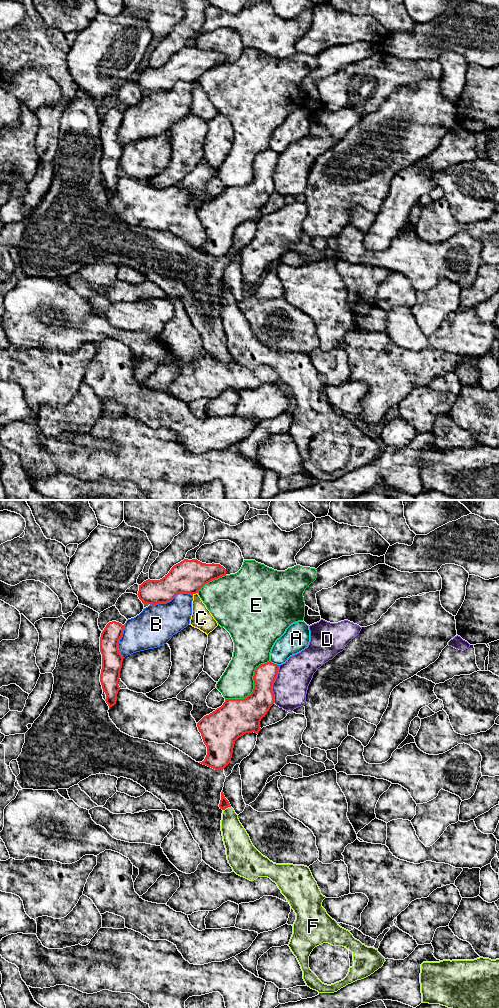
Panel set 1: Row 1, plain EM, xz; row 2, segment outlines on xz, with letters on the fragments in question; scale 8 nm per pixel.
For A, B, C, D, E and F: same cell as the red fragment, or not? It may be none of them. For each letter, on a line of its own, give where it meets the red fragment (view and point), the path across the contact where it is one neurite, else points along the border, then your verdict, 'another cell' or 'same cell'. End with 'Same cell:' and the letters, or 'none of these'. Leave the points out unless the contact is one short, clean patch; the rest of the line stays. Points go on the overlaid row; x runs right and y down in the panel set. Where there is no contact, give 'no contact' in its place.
A: contact xz (273, 663); border xz (270, 660), (278, 665); another cell
B: contact xz (171, 599); another cell
C: contact xz (194, 593); another cell
D: contact xz (272, 684); another cell
E: contact xz (254, 687); another cell
F: contact xz (226, 807); way xz (224, 803), (226, 807), (234, 835); same cell
Same cell: F

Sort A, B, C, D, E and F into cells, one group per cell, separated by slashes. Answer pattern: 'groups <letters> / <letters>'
groups A / B / C / D / E / F

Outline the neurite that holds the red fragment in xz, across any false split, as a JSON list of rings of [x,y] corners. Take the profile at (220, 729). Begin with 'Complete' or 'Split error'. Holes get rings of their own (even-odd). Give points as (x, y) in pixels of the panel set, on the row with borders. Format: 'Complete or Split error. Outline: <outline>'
Complete. Outline: [[[271,661],[254,671],[253,692],[244,699],[225,699],[223,705],[204,716],[197,727],[207,747],[203,765],[224,769],[231,761],[235,741],[246,733],[259,733],[260,721],[274,704],[272,685],[279,665]]]

